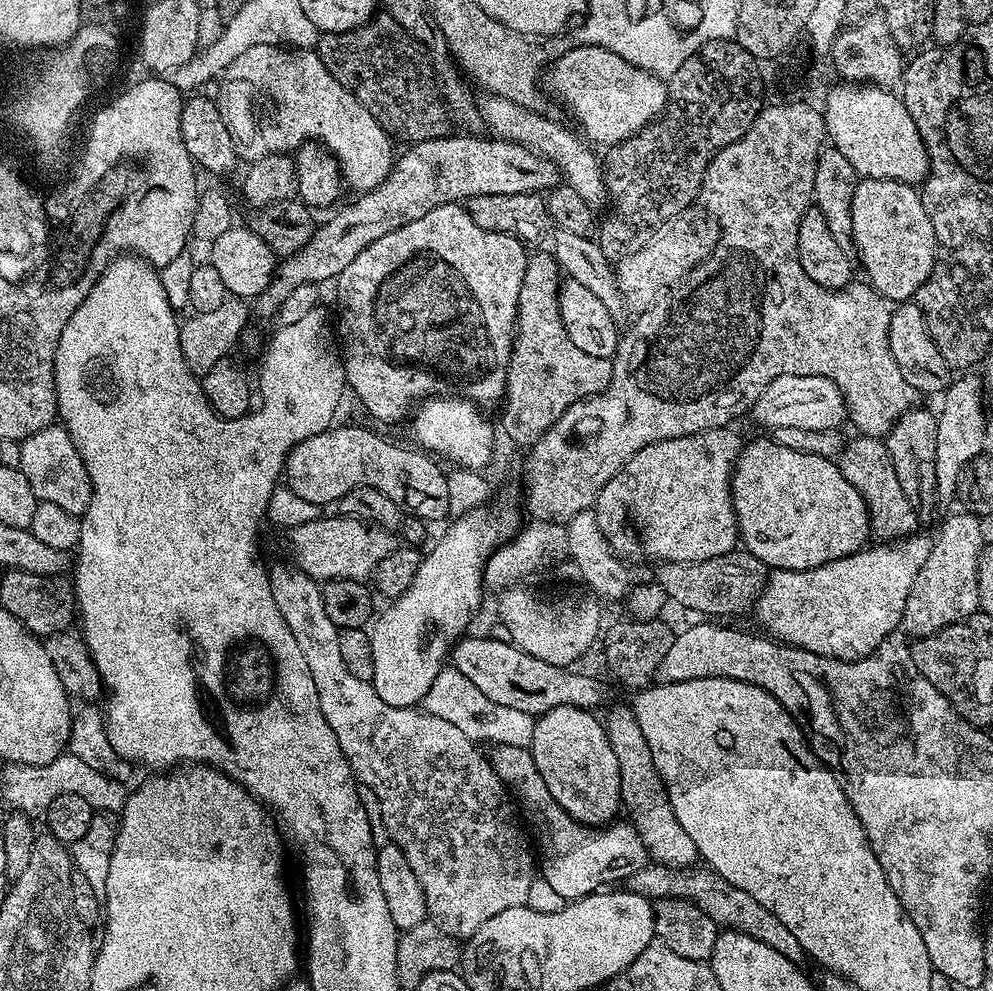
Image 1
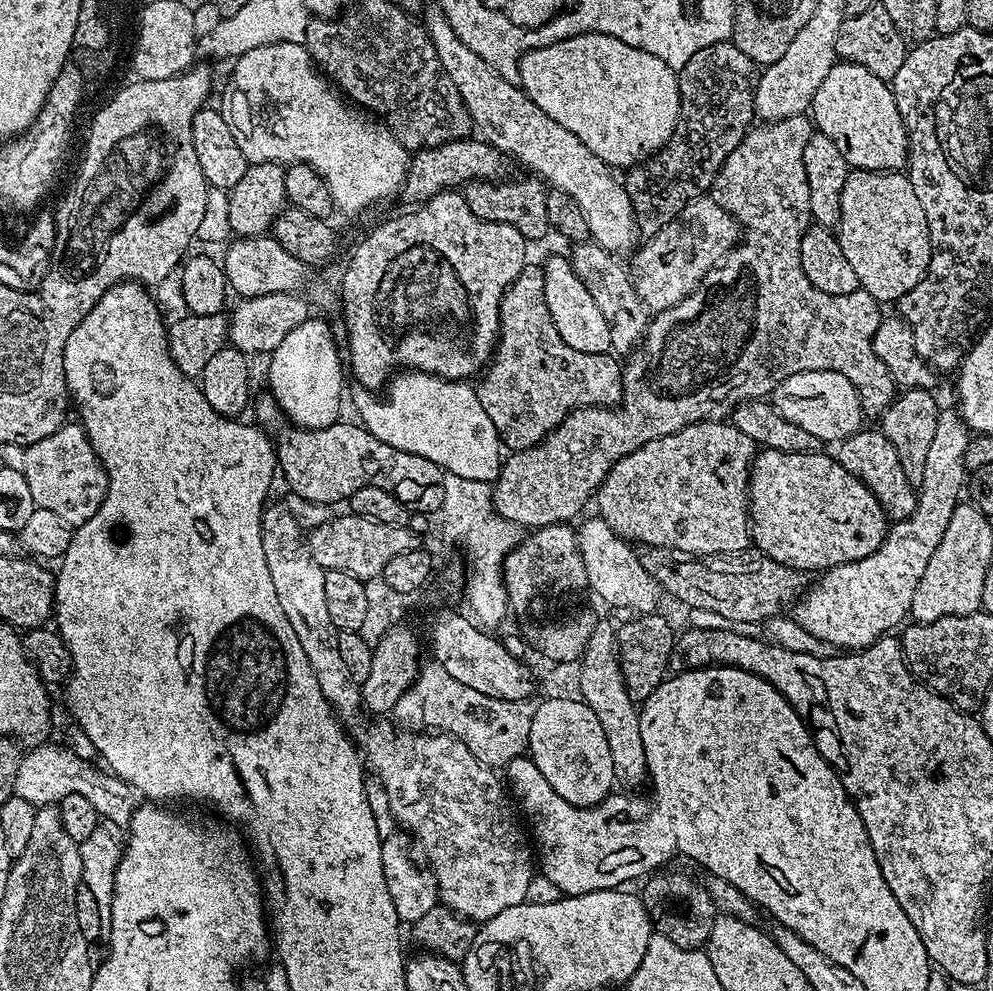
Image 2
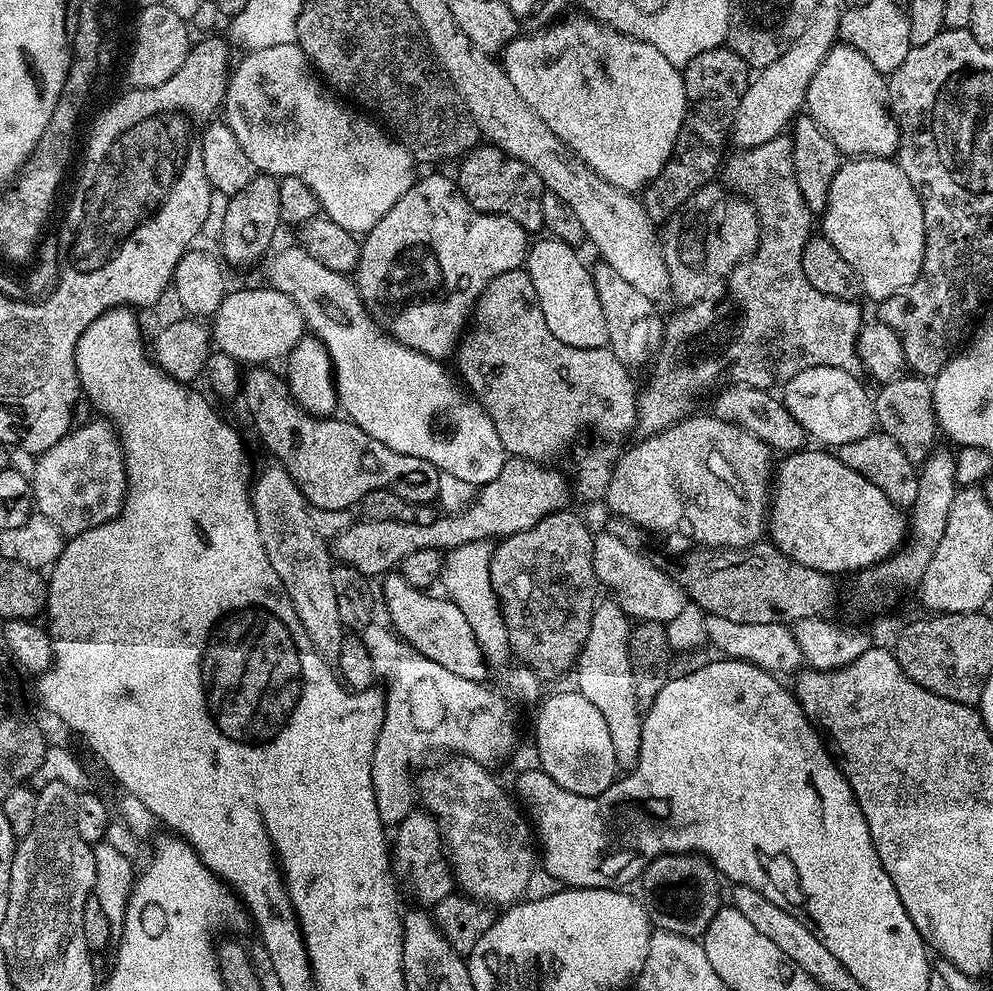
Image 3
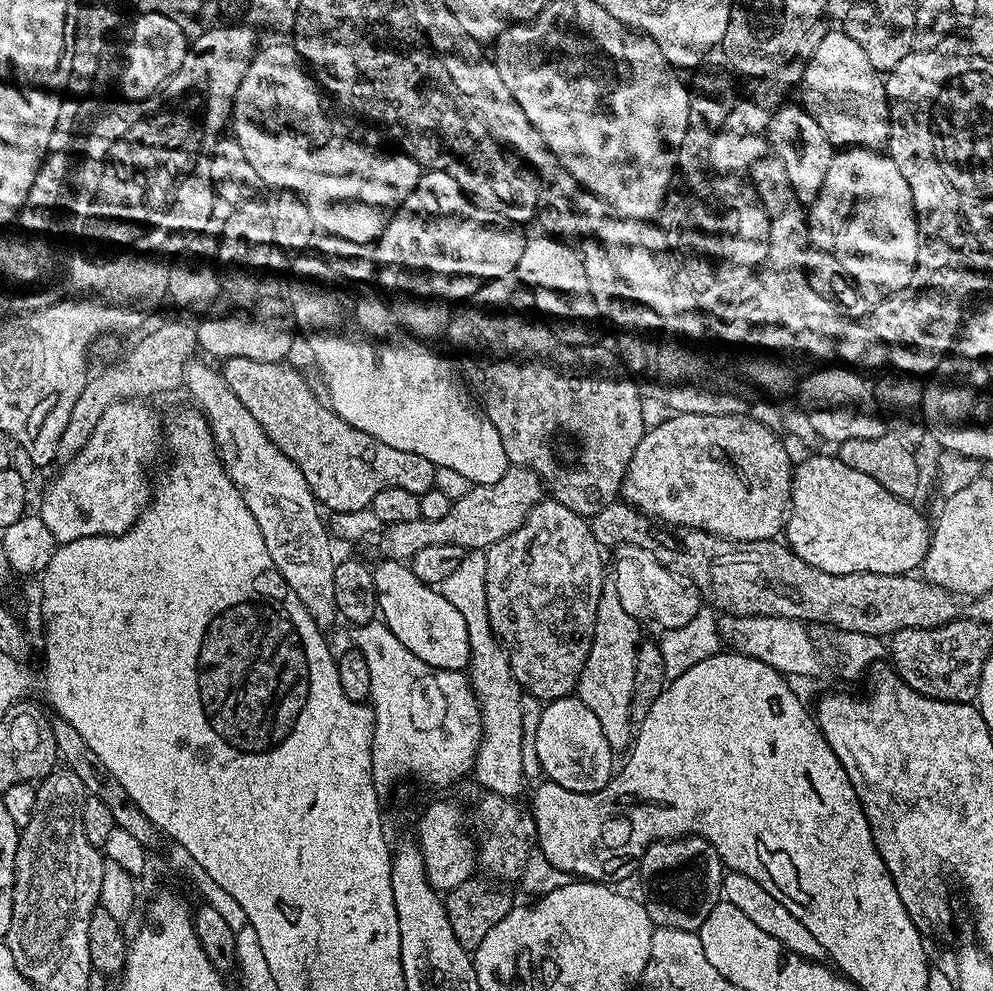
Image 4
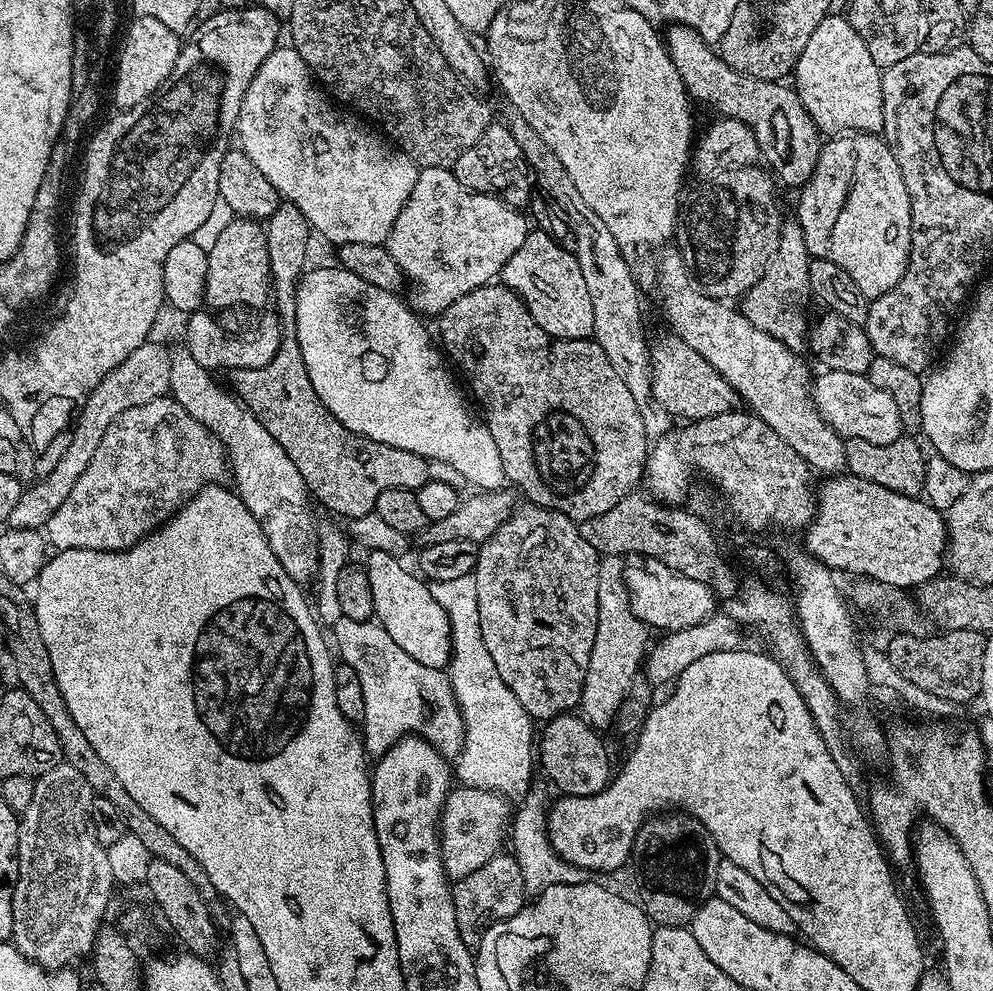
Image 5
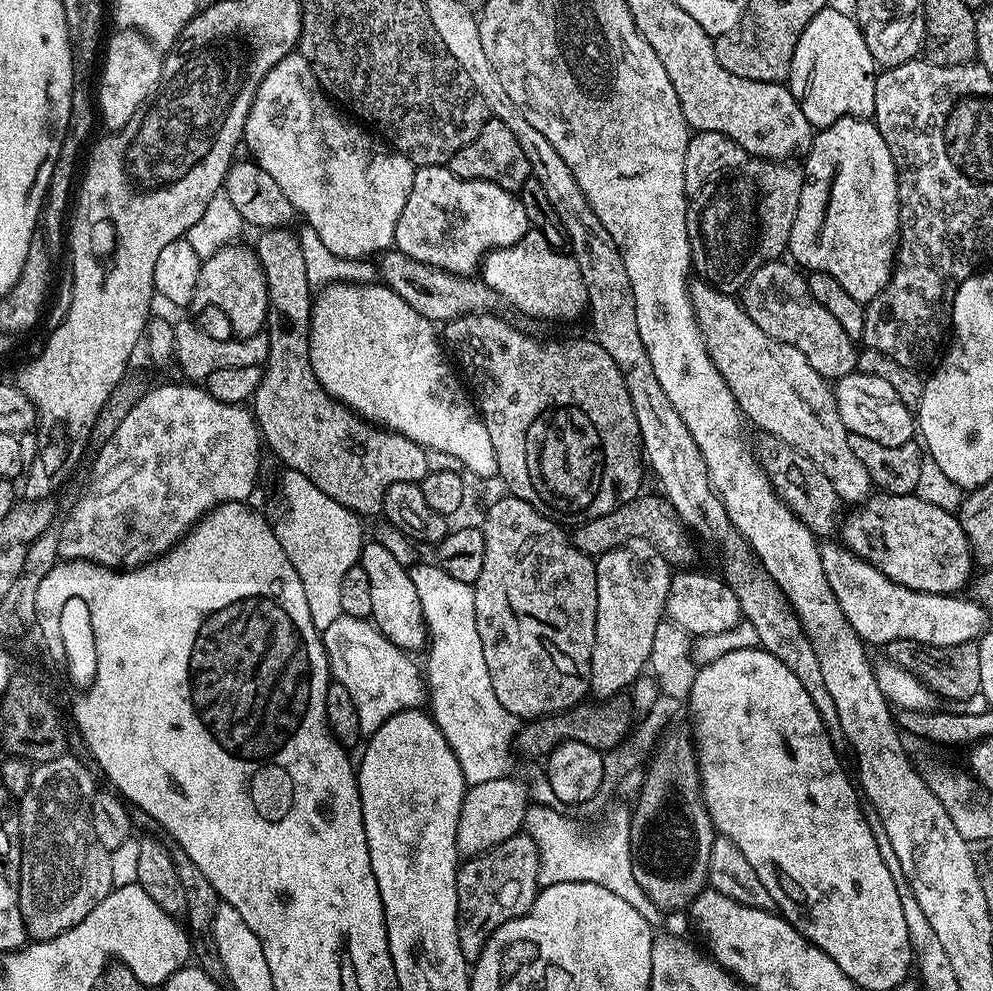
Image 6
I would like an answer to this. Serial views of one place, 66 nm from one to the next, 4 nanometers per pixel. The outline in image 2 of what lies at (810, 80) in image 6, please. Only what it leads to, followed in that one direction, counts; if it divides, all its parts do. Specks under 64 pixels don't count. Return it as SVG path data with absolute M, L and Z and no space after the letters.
M838 62L822 78L822 86L818 86L818 94L814 94L810 109L810 119L815 127L838 150L842 150L842 158L846 158L849 169L866 172L898 172L908 163L908 131L898 114L898 106L894 102L894 94L889 81L875 76L866 66Z

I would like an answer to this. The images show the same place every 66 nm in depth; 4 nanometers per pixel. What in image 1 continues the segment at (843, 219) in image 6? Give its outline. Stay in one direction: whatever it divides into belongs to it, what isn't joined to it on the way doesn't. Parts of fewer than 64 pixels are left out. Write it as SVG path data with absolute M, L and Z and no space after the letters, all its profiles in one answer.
M861 179L852 195L850 222L854 252L858 260L860 255L860 260L864 263L864 272L868 275L865 276L867 283L889 302L911 301L916 291L926 282L926 278L930 278L930 270L934 270L936 261L934 226L930 226L930 214L926 214L926 206L922 206L919 191L911 184L893 180Z

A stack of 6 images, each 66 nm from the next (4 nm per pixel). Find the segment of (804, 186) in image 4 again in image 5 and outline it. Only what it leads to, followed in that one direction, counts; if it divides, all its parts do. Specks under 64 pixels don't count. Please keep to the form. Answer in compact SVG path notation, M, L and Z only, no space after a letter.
M673 23L667 30L669 30L668 36L666 32L668 57L674 62L689 97L695 103L697 100L698 103L713 108L717 112L715 114L717 117L740 120L746 126L750 126L760 147L763 163L769 164L765 165L775 173L779 183L781 185L783 185L782 183L789 184L793 190L803 188L804 183L810 178L810 174L814 174L814 166L818 162L818 154L822 147L822 133L810 118L806 106L802 106L795 87L788 85L787 88L787 83L784 82L759 80L758 78L750 78L746 74L738 74L738 70L726 66L726 62L720 56L719 51L711 43L702 39L688 25Z

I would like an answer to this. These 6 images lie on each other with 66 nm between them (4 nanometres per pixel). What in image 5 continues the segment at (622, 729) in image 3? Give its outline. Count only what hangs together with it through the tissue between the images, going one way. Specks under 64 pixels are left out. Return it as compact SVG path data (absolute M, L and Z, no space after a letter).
M605 556L600 561L598 570L598 630L594 634L594 650L590 650L590 666L586 670L586 682L582 686L579 711L589 724L597 730L611 729L616 723L616 711L622 706L626 694L632 690L632 679L641 671L649 647L650 629L634 614L630 606L628 591L624 585L625 561L619 556Z

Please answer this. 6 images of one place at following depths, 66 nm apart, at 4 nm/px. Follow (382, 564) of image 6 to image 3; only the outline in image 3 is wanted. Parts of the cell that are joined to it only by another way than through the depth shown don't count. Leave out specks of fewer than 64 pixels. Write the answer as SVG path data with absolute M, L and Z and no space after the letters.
M388 574L383 577L384 604L388 607L391 627L401 640L407 642L418 654L430 658L430 662L438 662L438 666L458 674L458 678L487 681L490 665L484 659L478 646L478 638L474 638L474 630L470 630L470 622L466 622L466 614L454 606L454 602L443 595L428 596L423 588L410 586L406 578L399 574Z

